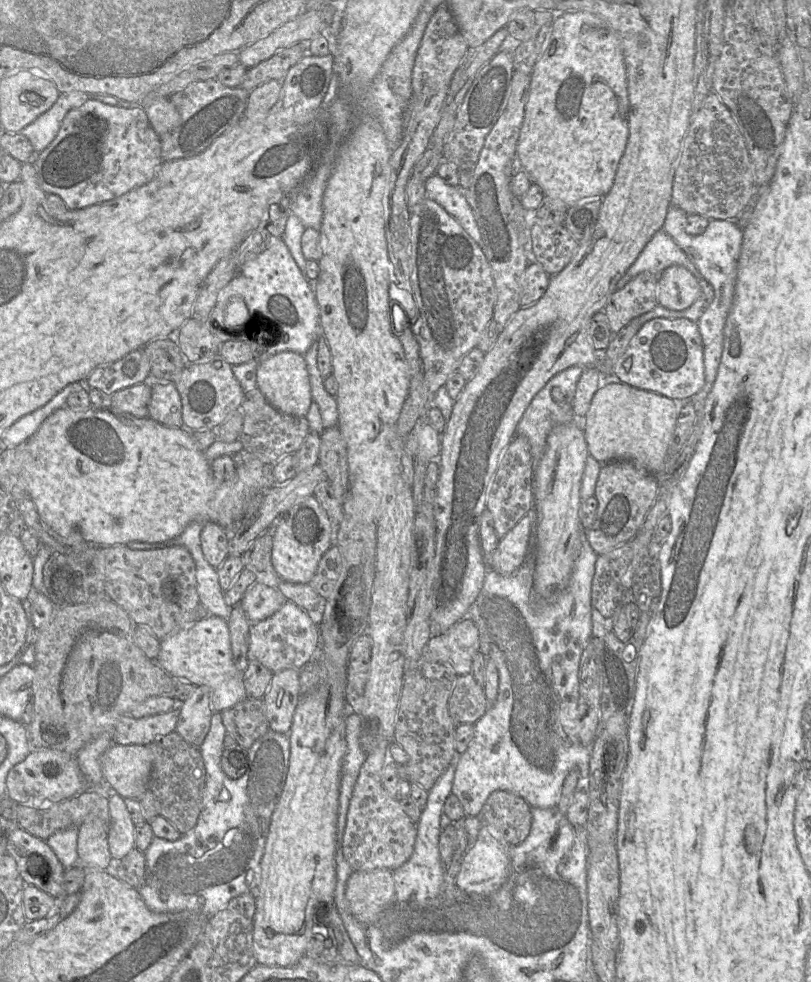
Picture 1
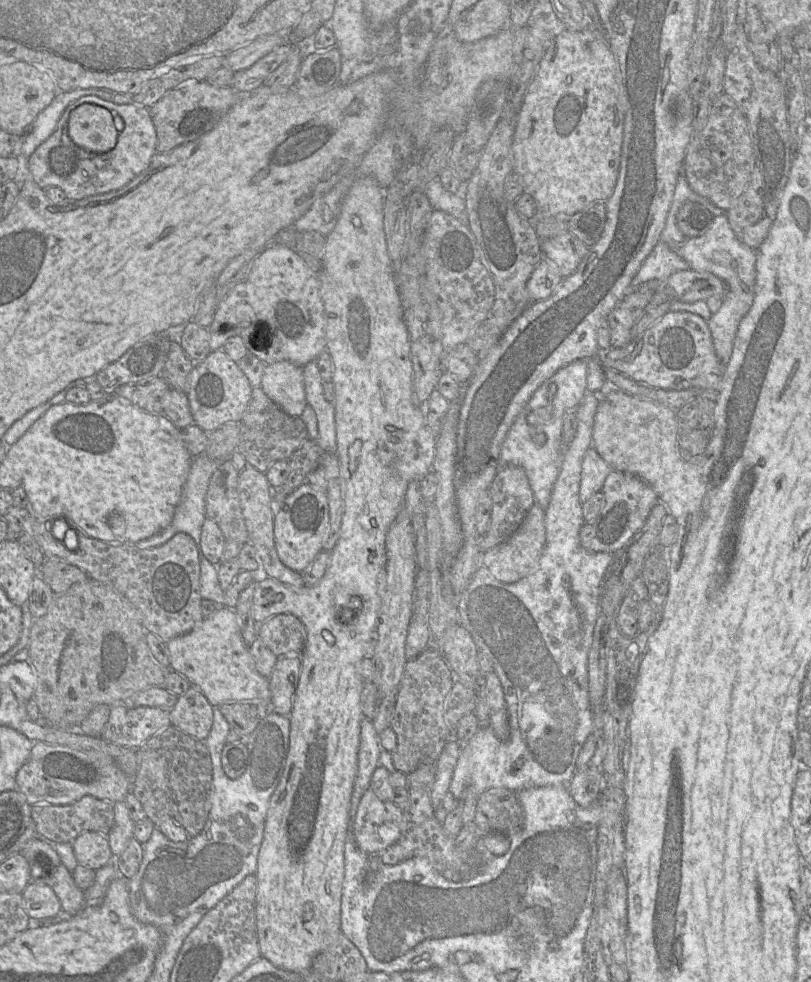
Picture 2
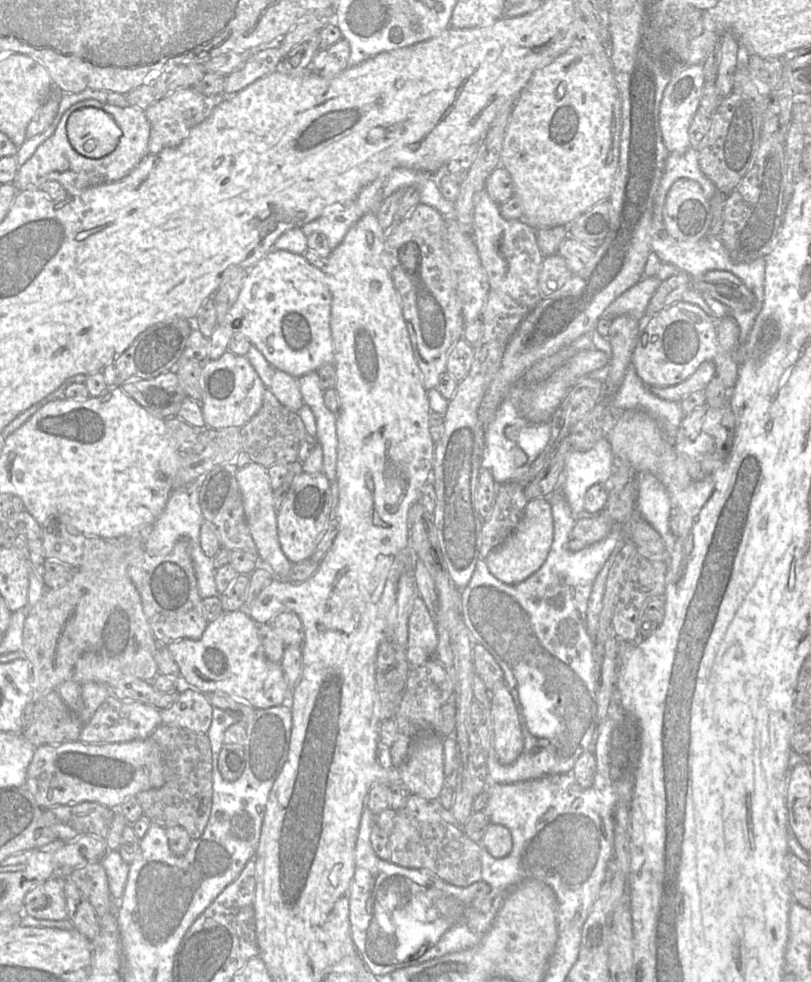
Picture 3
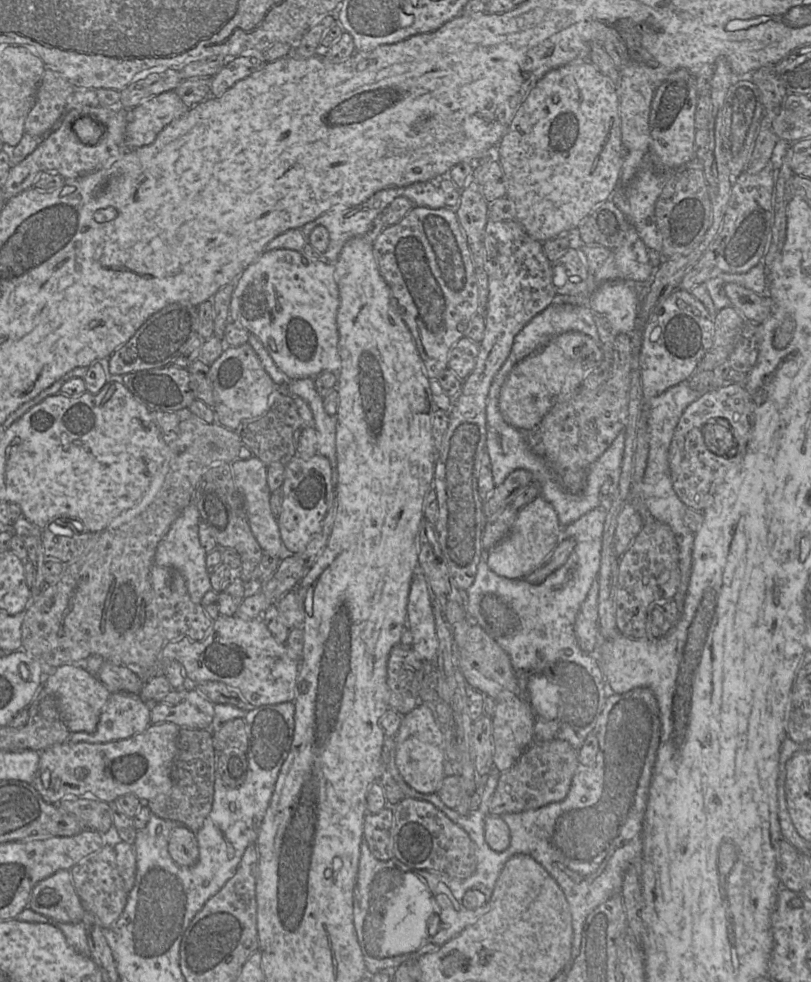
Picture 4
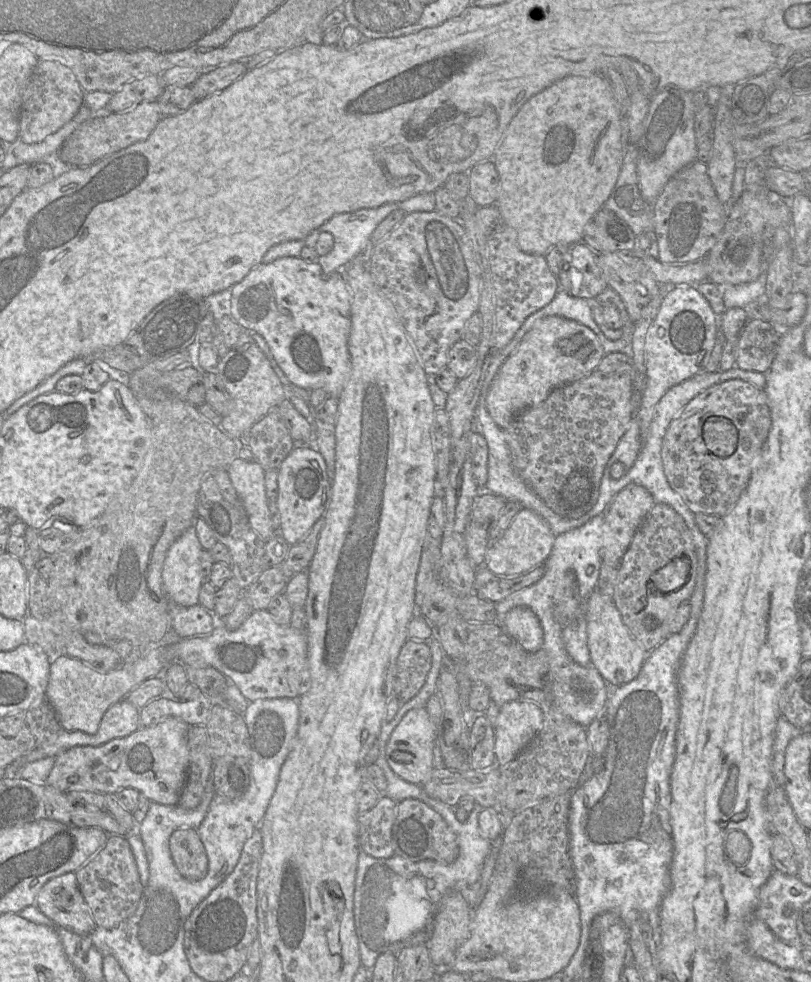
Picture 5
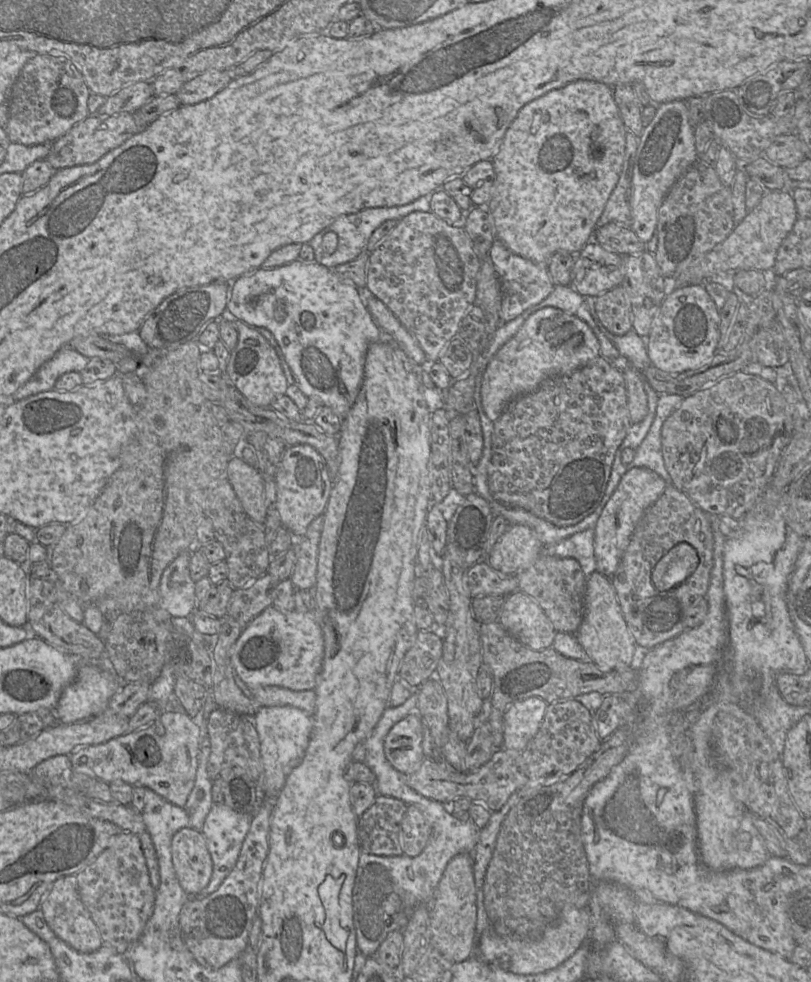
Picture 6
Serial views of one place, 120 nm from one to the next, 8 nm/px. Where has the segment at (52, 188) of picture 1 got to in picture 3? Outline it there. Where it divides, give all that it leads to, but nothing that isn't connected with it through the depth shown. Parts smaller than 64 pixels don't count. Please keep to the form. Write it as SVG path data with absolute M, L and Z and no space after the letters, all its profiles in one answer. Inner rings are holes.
M96 99L79 101L68 108L63 114L55 132L38 146L33 156L22 166L13 180L18 191L40 189L41 185L49 180L61 183L68 192L81 190L105 183L118 181L129 174L140 161L149 153L150 123L145 111L133 106L119 107L102 103ZM82 107L96 107L109 113L120 127L122 134L116 148L102 158L89 158L79 154L70 144L67 136L67 121L71 113Z

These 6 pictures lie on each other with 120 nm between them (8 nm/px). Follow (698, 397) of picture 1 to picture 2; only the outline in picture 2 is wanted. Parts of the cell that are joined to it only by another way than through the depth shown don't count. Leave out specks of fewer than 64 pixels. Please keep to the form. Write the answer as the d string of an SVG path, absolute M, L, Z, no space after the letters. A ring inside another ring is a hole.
M681 174L677 180L666 224L660 236L660 241L667 244L672 251L682 257L692 270L712 273L727 285L727 292L722 299L710 297L705 300L712 314L707 323L713 346L723 365L726 365L730 360L739 324L753 304L757 260L757 251L739 241L725 213L726 211L714 205L707 198L695 193L689 186L686 177ZM687 201L703 205L713 216L710 228L701 236L688 238L677 226L678 212Z

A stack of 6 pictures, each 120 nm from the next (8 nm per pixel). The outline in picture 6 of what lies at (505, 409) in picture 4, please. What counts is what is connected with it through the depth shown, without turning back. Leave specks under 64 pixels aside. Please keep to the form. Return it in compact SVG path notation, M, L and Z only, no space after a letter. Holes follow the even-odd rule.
M544 307L531 314L518 332L490 360L483 372L481 397L485 414L495 422L507 405L524 394L535 391L541 383L555 376L569 375L600 355L600 345L588 324L577 316L555 307Z

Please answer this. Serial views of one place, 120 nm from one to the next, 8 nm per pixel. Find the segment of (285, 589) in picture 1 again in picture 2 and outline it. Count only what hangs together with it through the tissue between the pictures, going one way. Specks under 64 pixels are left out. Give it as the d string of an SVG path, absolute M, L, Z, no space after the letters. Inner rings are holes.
M247 465L239 473L238 488L241 508L248 531L248 540L255 547L268 577L292 588L301 588L305 583L300 575L287 568L279 559L274 543L274 490L269 485L266 475L254 467Z

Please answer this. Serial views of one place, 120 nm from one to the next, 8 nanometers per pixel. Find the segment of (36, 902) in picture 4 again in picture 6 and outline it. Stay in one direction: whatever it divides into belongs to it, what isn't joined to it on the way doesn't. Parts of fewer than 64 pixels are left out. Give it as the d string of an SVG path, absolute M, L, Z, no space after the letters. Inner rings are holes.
M76 875L57 879L43 898L39 910L43 912L46 923L55 935L76 951L91 953L102 946L99 930L78 893Z

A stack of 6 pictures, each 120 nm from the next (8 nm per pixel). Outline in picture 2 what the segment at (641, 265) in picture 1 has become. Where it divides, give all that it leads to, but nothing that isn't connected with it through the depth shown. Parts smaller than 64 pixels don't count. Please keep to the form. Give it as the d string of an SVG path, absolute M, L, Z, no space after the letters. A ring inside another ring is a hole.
M660 241L643 262L640 270L630 283L630 289L639 288L649 281L666 283L677 271L691 269L689 264L664 242Z

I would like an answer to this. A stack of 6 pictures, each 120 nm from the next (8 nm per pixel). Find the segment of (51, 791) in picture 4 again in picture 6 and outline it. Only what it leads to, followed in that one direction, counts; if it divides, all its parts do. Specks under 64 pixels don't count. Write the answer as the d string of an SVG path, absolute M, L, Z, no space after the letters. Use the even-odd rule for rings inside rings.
M164 711L152 723L139 730L125 733L101 744L80 746L68 756L72 764L71 769L76 773L86 774L107 783L125 782L132 786L147 787L172 804L183 806L195 784L199 751L200 727L195 719L186 712Z

